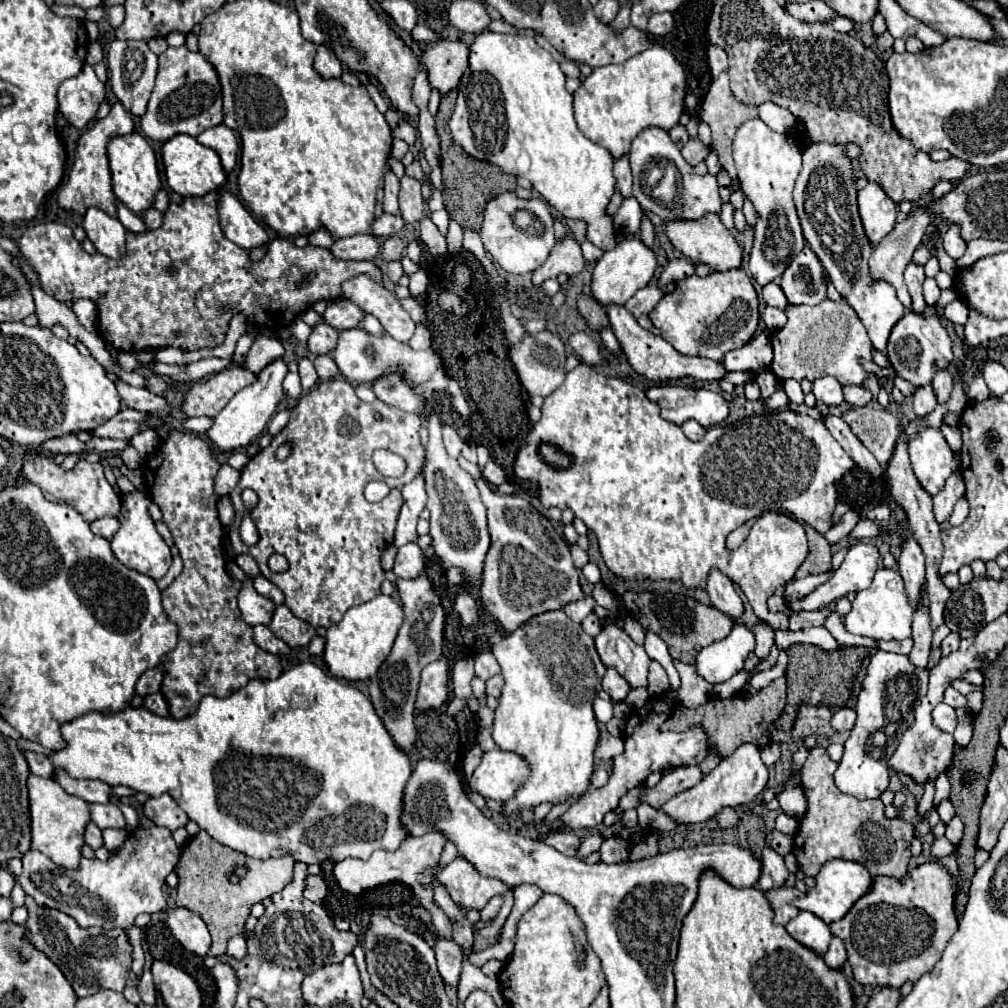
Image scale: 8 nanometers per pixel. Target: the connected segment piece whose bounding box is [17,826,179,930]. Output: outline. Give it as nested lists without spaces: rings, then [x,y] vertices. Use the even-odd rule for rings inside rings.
[[[135,828],[127,836],[125,844],[113,850],[105,862],[97,858],[81,858],[79,866],[73,870],[55,866],[45,854],[29,850],[21,858],[23,874],[17,878],[17,882],[37,904],[69,914],[81,928],[129,928],[139,914],[153,914],[167,908],[163,898],[163,884],[167,874],[173,872],[177,864],[177,854],[179,846],[167,828]],[[57,878],[63,878],[61,884]],[[75,886],[79,892],[73,890]]]

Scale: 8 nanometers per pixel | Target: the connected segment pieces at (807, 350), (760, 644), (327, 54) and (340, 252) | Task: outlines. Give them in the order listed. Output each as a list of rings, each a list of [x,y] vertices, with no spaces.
[[[843,300],[839,304],[835,302],[821,302],[817,306],[787,306],[785,308],[785,314],[787,314],[787,324],[773,332],[771,336],[771,344],[773,344],[773,362],[769,366],[769,370],[779,378],[779,380],[785,380],[785,378],[795,378],[795,380],[815,380],[819,376],[835,376],[841,384],[863,384],[863,380],[867,378],[867,372],[859,366],[859,358],[871,358],[871,340],[867,336],[867,332],[863,330],[863,324],[857,320],[857,314],[855,310]]]
[[[759,620],[759,622],[751,624],[749,628],[751,628],[753,636],[755,636],[755,650],[753,650],[755,656],[757,656],[757,658],[767,656],[769,650],[771,650],[771,646],[775,644],[775,640],[773,640],[773,636],[775,636],[773,626],[767,624],[767,622],[763,622],[763,620]]]
[[[319,46],[317,48],[317,56],[315,56],[315,70],[321,78],[331,80],[331,78],[341,78],[343,70],[341,70],[341,62],[335,58],[335,54],[331,54],[331,50],[327,46]]]
[[[355,234],[335,240],[331,252],[341,260],[373,260],[379,254],[381,246],[373,234]]]

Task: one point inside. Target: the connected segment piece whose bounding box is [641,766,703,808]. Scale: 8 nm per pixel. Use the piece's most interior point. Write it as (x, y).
(681, 778)

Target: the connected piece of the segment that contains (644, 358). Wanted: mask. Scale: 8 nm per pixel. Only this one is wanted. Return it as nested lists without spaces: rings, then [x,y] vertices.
[[[609,304],[609,308],[605,308],[611,328],[623,348],[623,352],[627,354],[629,364],[633,366],[635,372],[639,372],[641,376],[649,378],[649,380],[679,380],[683,376],[691,376],[695,380],[723,380],[727,376],[727,370],[721,362],[709,360],[709,358],[693,358],[693,356],[683,356],[679,352],[673,350],[673,346],[663,340],[661,336],[655,336],[647,330],[643,330],[637,320],[625,310],[625,306],[619,304]]]

